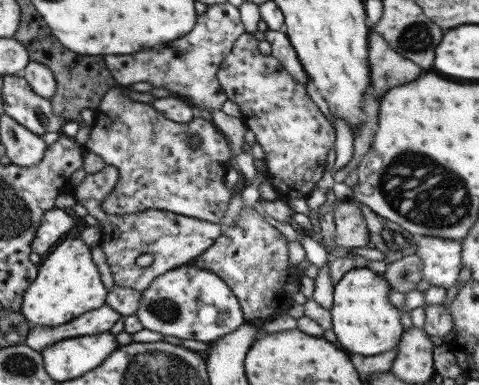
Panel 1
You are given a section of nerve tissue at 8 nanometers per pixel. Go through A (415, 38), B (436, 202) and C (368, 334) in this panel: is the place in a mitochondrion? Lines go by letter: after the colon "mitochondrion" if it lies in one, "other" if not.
A: mitochondrion
B: mitochondrion
C: other

